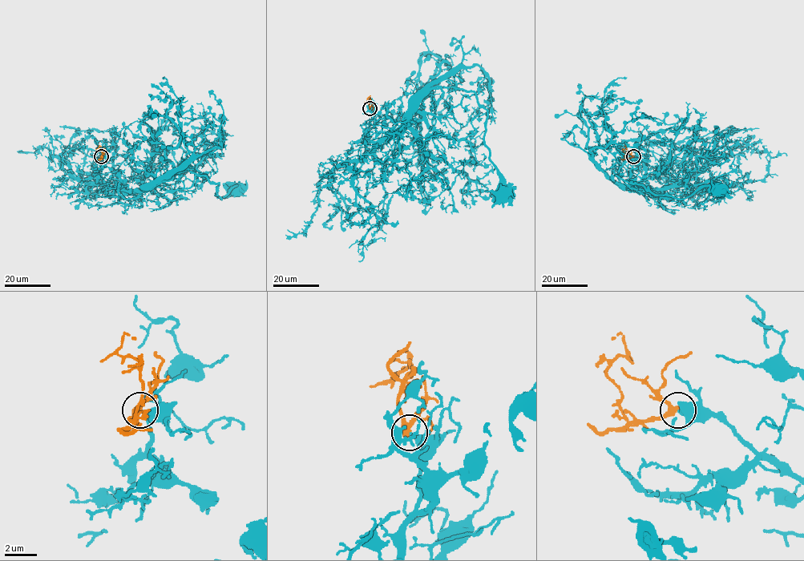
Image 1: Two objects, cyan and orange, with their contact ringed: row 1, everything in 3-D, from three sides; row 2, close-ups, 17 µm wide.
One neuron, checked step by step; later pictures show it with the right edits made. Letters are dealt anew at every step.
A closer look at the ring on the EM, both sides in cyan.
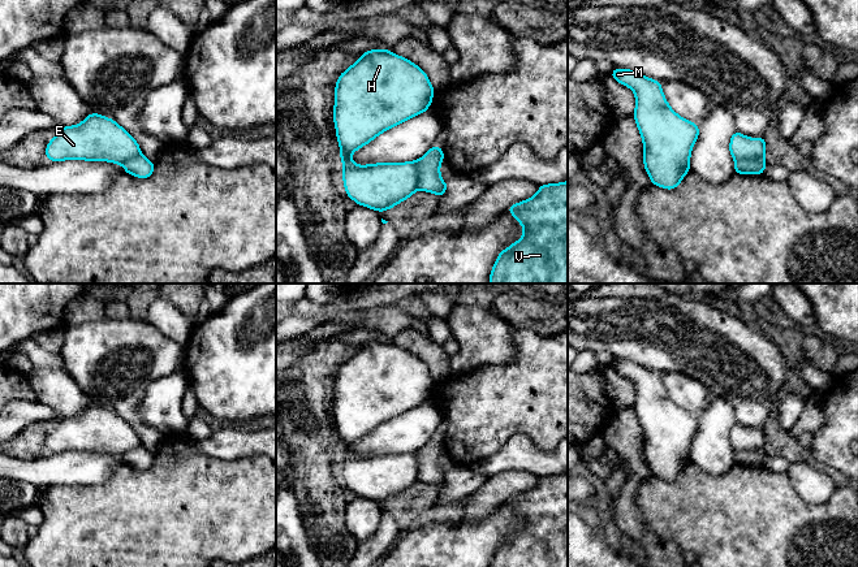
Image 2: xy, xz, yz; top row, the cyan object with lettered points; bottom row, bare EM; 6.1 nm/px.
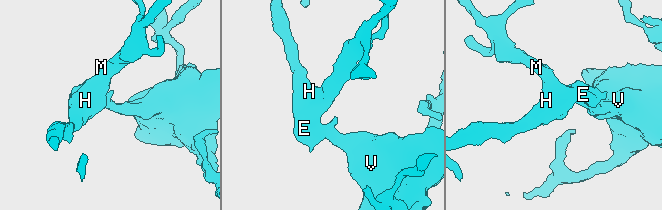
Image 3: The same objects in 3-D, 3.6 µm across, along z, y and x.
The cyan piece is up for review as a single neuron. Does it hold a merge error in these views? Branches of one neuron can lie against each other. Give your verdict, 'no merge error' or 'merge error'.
merge error

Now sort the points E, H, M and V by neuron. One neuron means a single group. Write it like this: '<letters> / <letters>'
E H M / V

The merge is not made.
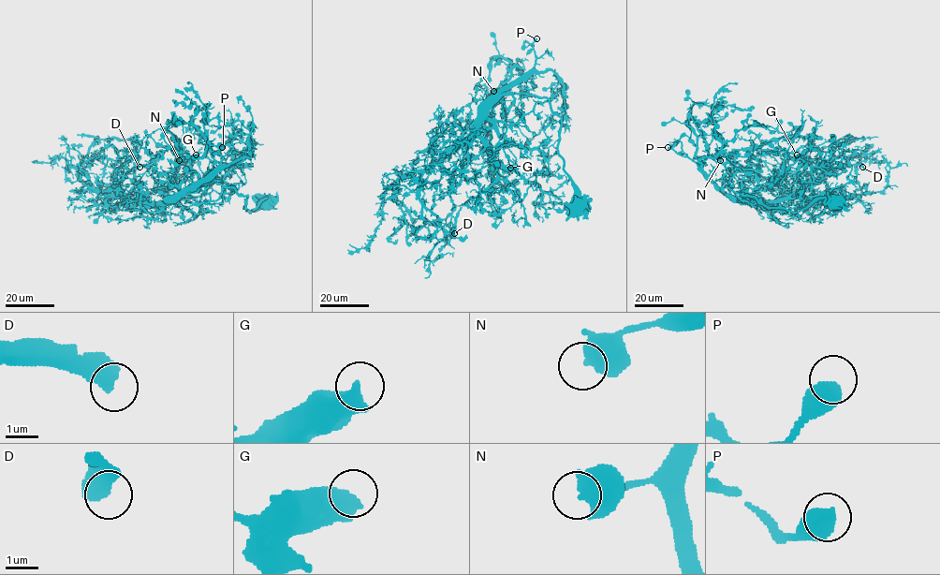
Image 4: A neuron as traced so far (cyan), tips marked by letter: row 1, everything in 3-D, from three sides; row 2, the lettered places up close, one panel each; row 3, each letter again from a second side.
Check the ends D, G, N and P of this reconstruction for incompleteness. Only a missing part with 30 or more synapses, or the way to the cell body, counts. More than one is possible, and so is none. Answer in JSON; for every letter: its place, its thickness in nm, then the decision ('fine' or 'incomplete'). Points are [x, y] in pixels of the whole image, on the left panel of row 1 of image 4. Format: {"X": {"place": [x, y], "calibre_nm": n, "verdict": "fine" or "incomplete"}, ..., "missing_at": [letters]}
{"D": {"place": [139, 167], "calibre_nm": 550, "verdict": "incomplete"}, "G": {"place": [196, 154], "calibre_nm": 650, "verdict": "fine"}, "N": {"place": [179, 160], "calibre_nm": 440, "verdict": "fine"}, "P": {"place": [222, 147], "calibre_nm": 600, "verdict": "fine"}, "missing_at": ["D"]}

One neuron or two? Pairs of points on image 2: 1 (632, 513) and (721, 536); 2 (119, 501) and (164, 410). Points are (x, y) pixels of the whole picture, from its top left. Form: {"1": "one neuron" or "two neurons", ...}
{"1": "two neurons", "2": "two neurons"}

